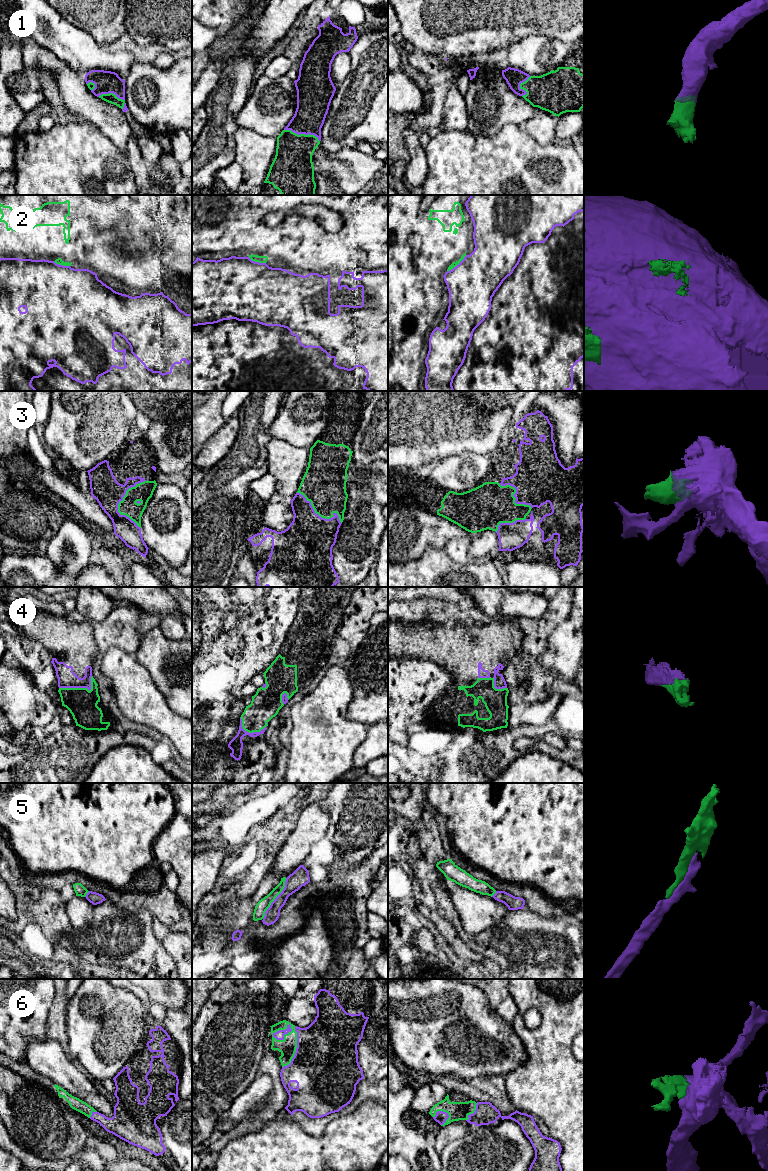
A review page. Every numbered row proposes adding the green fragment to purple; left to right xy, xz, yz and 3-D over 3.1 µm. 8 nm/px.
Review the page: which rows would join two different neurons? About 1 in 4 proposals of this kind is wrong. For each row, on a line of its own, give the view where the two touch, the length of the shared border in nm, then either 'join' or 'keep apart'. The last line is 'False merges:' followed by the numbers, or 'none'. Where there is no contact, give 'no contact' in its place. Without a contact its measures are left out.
1: xz | 300 nm | join
2: yz | 200 nm | join
3: xy | 400 nm | join
4: xy | 280 nm | join
5: xz | 380 nm | join
6: xz | 180 nm | keep apart
False merges: 6

